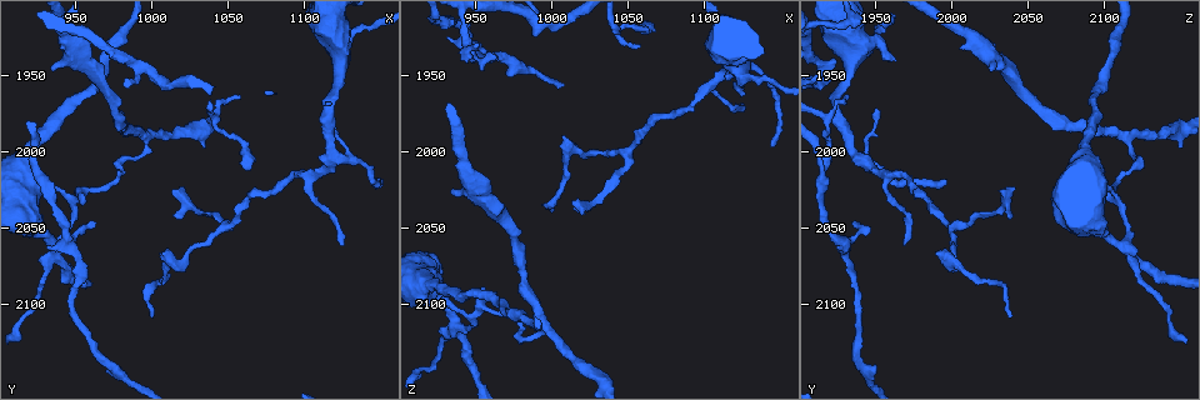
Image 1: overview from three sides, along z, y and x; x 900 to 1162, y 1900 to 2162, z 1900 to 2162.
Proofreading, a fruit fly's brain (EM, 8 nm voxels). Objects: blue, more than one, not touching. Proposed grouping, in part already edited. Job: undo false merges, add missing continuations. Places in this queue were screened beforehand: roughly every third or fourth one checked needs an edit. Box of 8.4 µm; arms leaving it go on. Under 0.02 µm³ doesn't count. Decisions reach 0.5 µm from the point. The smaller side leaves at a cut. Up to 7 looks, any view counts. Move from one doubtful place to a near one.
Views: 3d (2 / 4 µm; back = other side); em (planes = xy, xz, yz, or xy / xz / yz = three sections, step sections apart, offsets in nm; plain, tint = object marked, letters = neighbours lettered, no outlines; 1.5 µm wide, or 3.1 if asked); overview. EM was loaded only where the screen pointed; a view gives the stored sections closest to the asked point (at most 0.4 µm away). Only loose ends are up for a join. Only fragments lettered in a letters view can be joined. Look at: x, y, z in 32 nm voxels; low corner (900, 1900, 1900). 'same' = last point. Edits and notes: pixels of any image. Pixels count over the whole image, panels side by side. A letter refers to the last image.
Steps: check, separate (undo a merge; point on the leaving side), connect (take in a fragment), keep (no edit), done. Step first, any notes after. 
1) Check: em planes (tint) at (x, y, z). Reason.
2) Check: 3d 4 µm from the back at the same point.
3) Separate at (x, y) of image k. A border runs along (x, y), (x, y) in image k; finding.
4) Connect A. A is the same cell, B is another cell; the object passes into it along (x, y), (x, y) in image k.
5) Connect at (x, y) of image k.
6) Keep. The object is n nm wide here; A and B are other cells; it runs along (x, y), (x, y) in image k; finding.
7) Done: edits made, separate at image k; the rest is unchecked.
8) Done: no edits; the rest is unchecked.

Check: 3d 4 µm at (996, 1994, 2116). Side arm on a straight run.

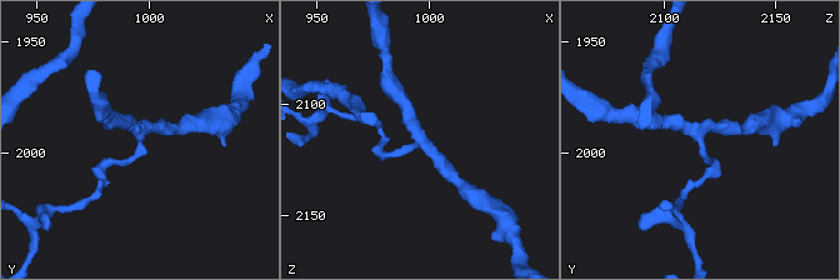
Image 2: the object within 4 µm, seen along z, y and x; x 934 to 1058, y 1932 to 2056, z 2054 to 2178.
Check: em planes (tint) at (996, 1992, 2115). Shape alone is not enough.

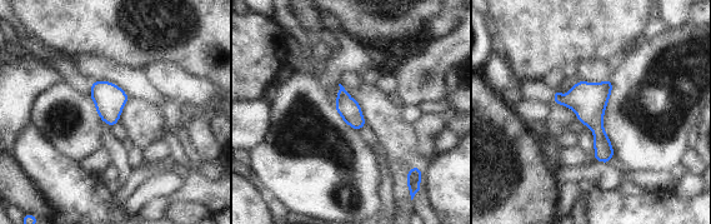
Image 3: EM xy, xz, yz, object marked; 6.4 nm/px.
Check: em planes (letters) at the same point. See the neighbours.

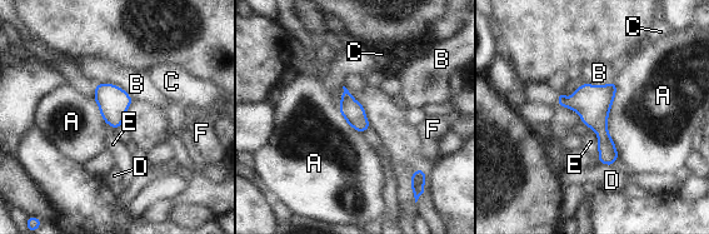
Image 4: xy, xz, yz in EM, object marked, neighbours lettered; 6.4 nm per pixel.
Keep. The longest contact is with A, 480 nm; A, B, C, D, E and F are other cells; all the same neuron.

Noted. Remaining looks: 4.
Check: em planes (plain) at (934, 2068, 2118). Side arm on a straight run.

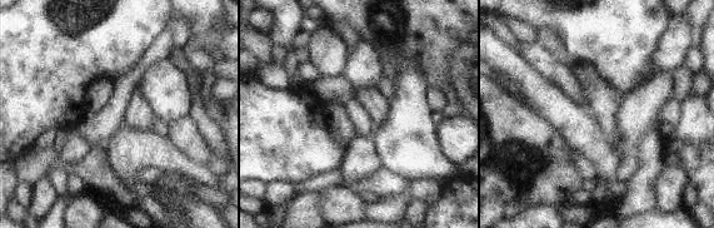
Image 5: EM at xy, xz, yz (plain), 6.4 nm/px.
Check: em planes (letters) at the same point.

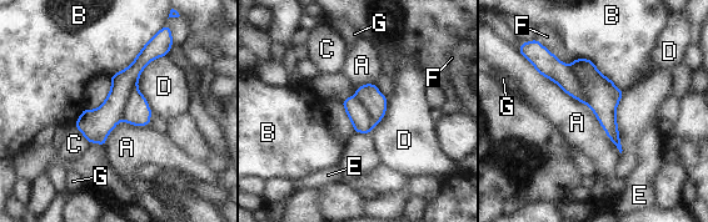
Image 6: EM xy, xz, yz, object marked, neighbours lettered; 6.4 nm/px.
Separate at (603, 100) of image 6. The object is 220 nm wide here; A, B, C, D, E, F and G are other cells; the part that leaves runs along (154, 45), (90, 139) in image 6; two neurons meet here.

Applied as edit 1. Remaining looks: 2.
Check: em yz step 4 (letters) at (1124, 1940, 1964). Branch stops here.

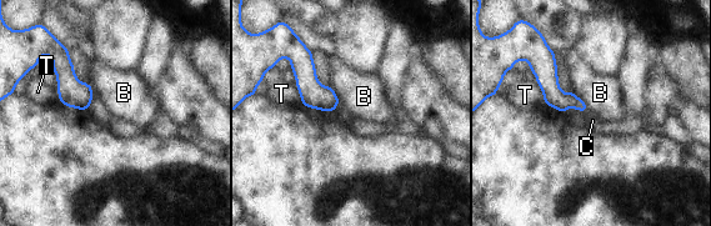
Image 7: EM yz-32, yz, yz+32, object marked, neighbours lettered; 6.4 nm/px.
Check: em planes (letters) at the same point. Another direction.

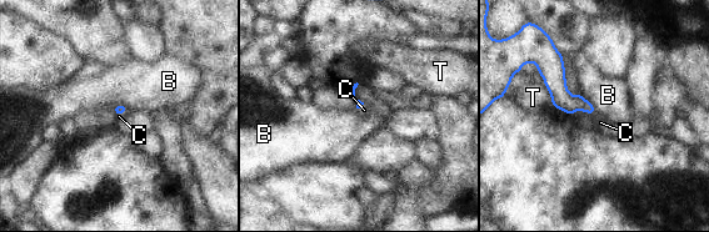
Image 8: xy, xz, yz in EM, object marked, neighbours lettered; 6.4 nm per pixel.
Connect C. C is the same cell, B and T are other cells; the neuron continues.

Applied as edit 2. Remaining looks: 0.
Done: edits made, separate at image 6, connect at image 8; the rest is unchecked.

